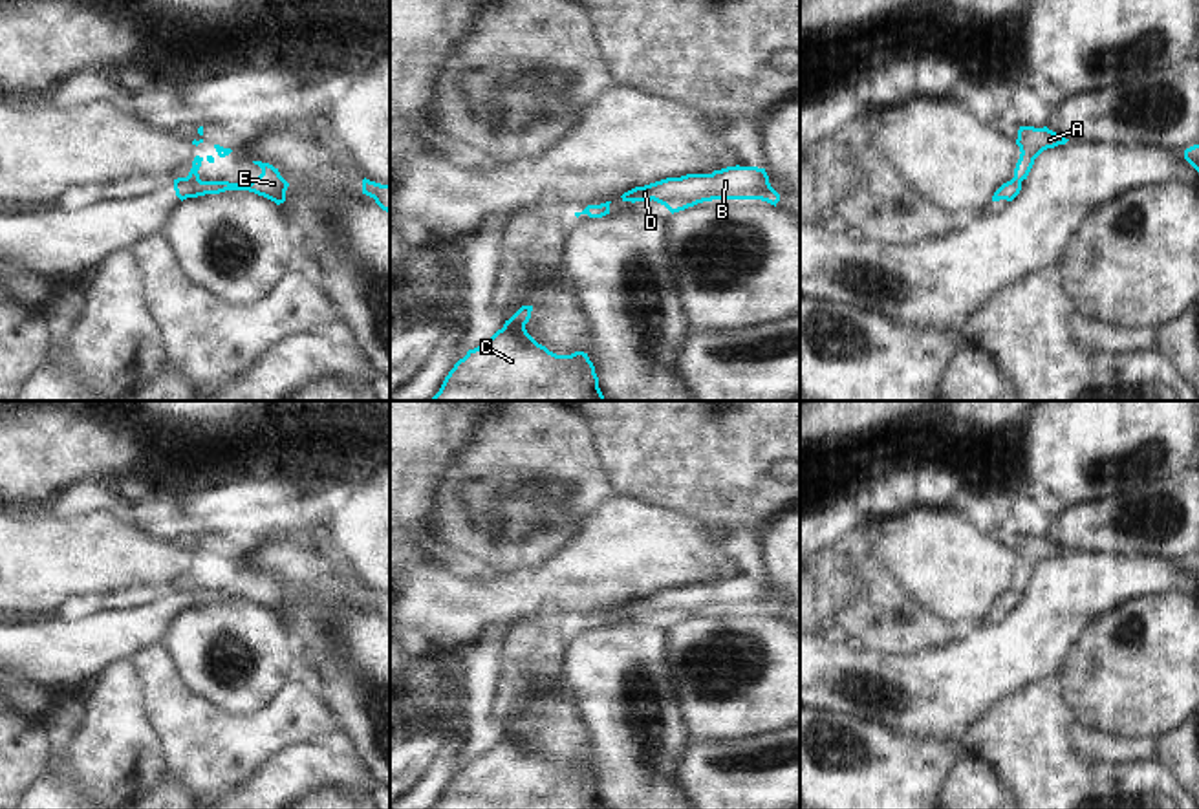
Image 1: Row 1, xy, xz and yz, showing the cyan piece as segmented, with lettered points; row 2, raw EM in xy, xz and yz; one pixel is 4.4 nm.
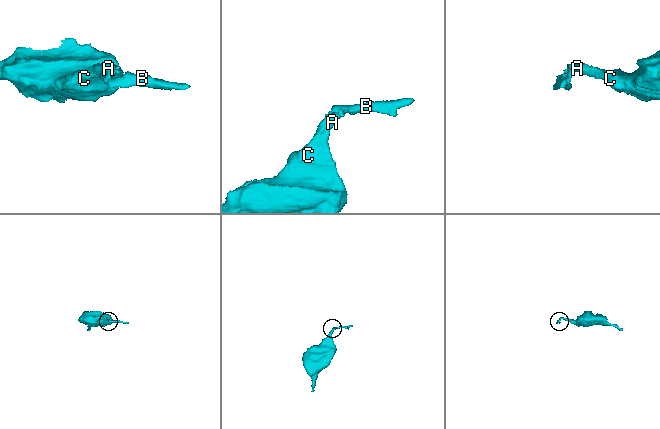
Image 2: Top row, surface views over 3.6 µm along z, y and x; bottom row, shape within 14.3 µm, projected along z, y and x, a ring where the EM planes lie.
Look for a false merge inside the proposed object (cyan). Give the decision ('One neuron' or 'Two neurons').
Two neurons

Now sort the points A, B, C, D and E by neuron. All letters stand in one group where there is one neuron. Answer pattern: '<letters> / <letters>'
A C / B D E

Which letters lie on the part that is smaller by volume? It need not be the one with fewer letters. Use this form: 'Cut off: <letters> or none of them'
Cut off: B, D, E

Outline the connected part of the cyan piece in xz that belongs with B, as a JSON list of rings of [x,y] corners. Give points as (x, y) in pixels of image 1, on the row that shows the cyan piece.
[[[727,167],[712,174],[666,178],[624,192],[622,201],[657,201],[672,214],[712,200],[762,200],[776,207],[780,194],[771,187],[765,168]]]

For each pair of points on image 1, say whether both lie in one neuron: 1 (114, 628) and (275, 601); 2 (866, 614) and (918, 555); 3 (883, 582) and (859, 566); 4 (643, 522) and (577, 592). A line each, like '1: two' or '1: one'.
1: one
2: two
3: one
4: one

